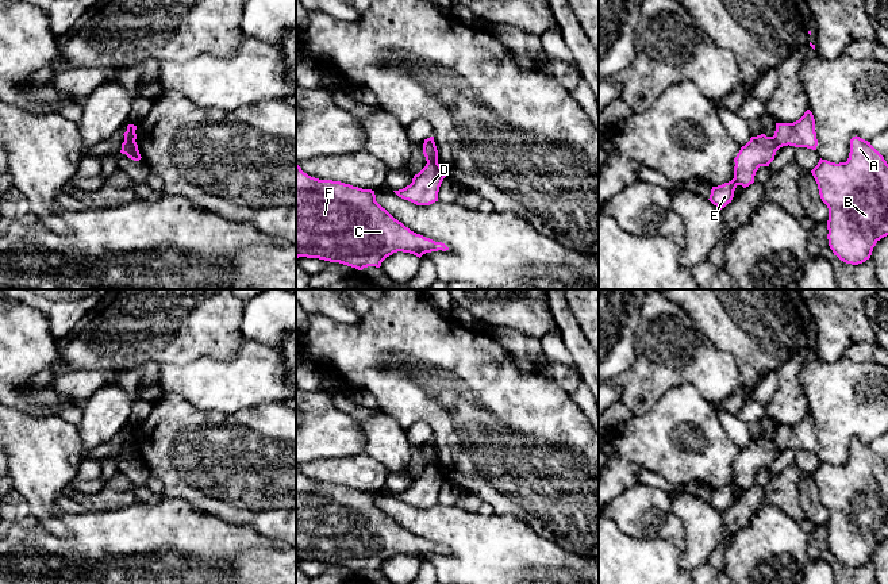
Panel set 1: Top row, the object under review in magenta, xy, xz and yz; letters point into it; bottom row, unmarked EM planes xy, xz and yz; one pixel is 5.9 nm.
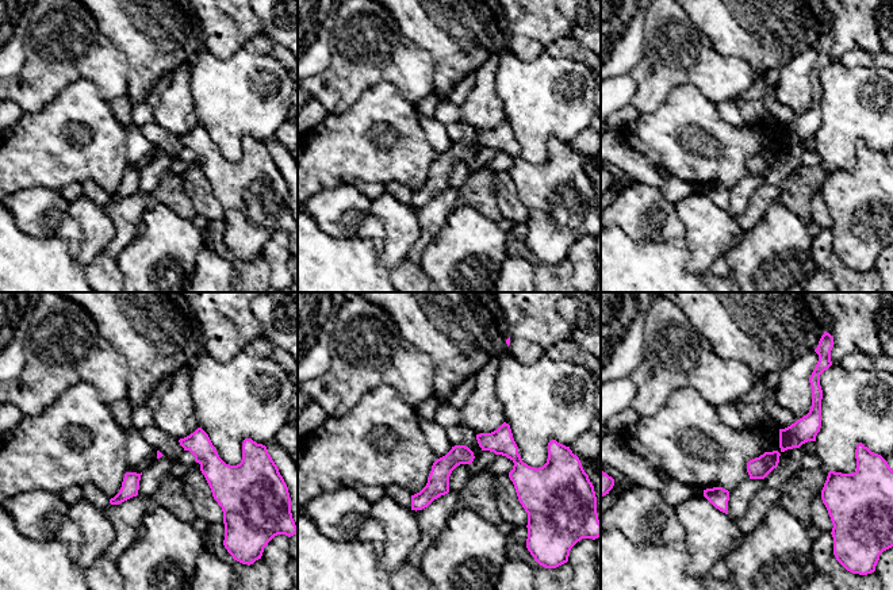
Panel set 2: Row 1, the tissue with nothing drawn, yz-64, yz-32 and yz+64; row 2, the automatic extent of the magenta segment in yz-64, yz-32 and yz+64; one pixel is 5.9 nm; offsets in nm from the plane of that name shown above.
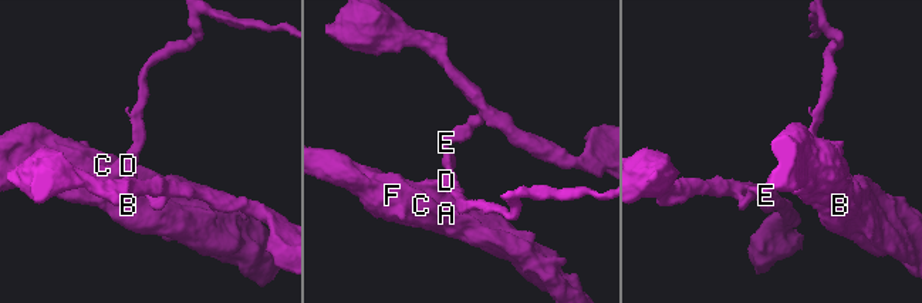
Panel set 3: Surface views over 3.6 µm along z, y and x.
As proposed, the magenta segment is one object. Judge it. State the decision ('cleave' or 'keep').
cleave

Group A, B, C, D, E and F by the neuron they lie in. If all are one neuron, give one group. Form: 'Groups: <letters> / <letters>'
Groups: A B C D F / E

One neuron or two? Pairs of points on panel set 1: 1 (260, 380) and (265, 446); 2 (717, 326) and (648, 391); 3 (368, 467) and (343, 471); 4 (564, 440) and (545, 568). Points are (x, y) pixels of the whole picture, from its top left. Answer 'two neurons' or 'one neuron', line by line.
1: two neurons
2: two neurons
3: one neuron
4: two neurons

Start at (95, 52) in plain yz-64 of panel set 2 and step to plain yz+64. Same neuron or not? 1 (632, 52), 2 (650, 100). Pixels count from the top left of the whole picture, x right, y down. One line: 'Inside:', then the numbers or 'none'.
Inside: 2

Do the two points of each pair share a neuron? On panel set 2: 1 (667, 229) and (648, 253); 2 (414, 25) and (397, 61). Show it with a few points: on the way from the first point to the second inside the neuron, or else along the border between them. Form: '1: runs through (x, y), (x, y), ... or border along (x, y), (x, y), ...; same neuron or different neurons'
1: border along (627, 233), (639, 241), (670, 241), (673, 244); different neurons
2: border along (390, 14), (398, 27), (432, 58); different neurons

